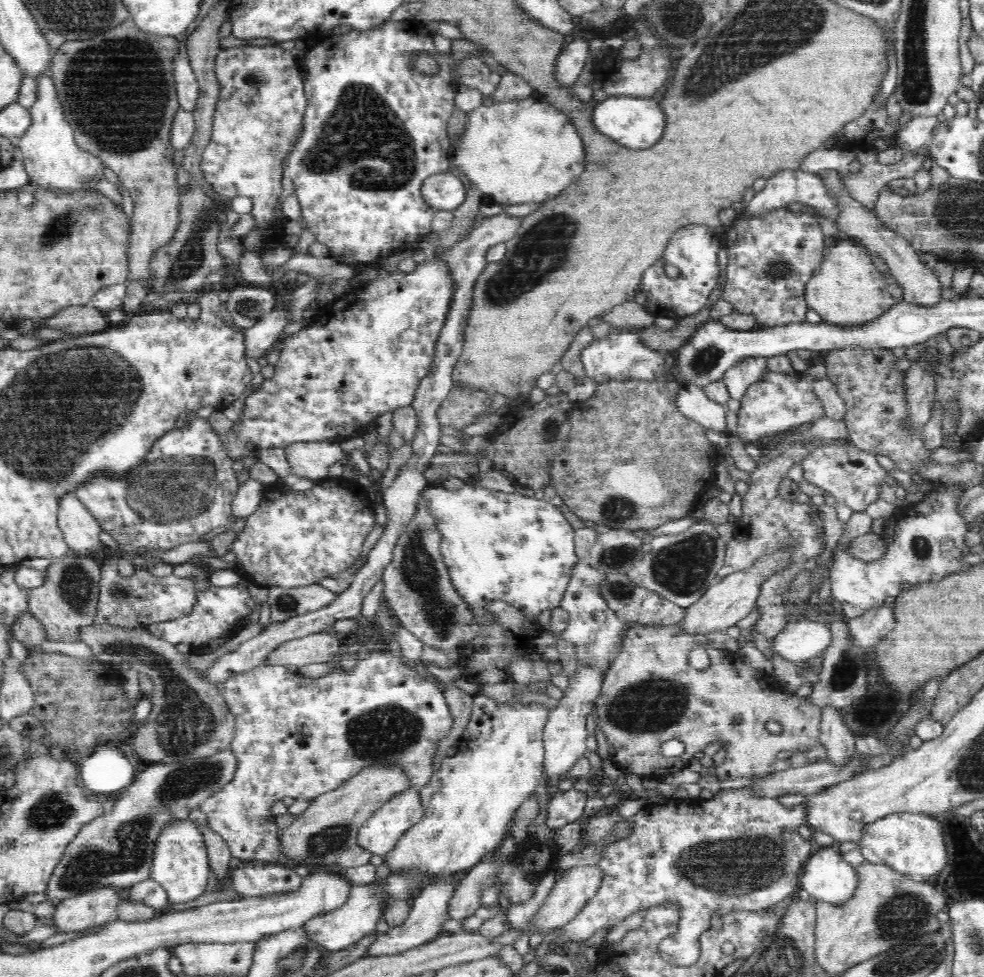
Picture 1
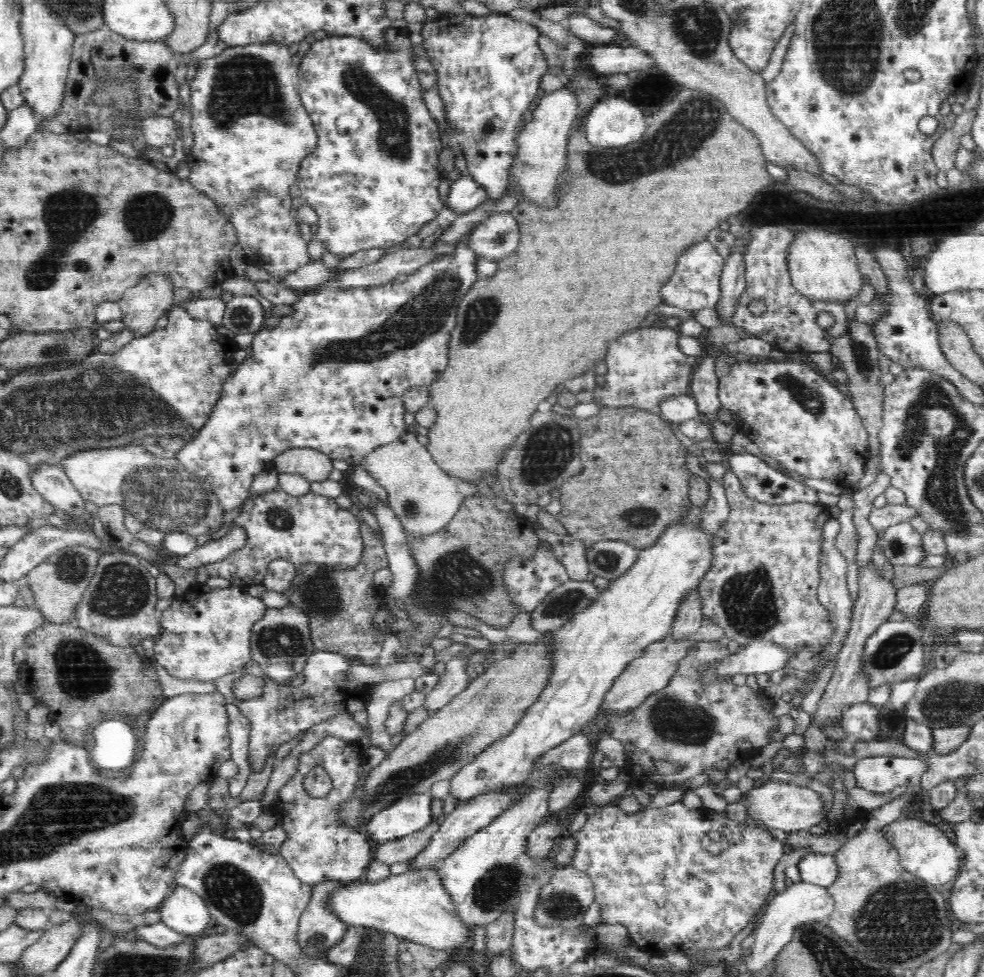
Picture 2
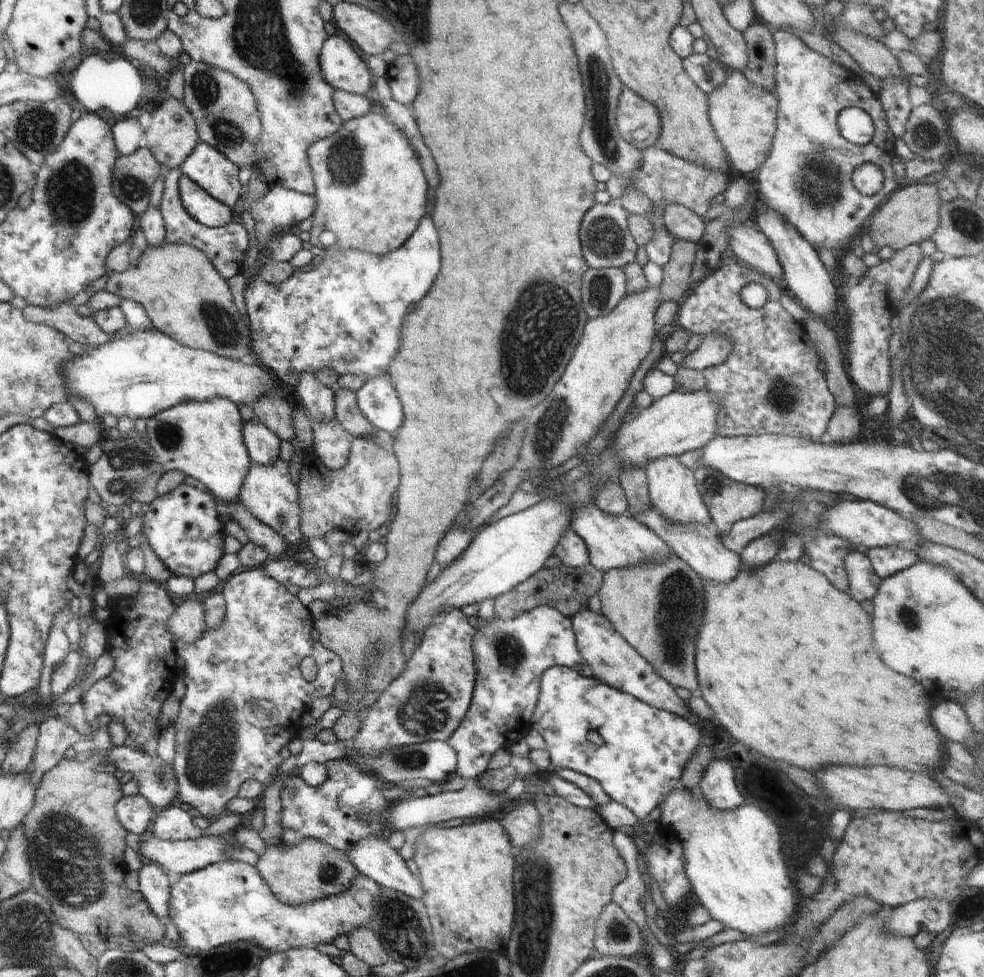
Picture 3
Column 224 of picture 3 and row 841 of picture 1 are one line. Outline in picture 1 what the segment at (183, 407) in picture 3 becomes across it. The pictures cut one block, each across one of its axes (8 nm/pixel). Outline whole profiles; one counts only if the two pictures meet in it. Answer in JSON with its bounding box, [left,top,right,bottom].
[384,692,550,886]

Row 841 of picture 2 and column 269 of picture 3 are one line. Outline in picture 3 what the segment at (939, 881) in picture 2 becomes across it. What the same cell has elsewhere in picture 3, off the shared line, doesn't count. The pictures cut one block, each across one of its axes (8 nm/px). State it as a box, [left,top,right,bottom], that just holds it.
[168,859,382,954]

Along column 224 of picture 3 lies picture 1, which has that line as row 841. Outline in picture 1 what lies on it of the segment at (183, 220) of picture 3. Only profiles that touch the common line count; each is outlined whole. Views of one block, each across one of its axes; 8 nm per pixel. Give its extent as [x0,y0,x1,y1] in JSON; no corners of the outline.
[200,649,453,863]

